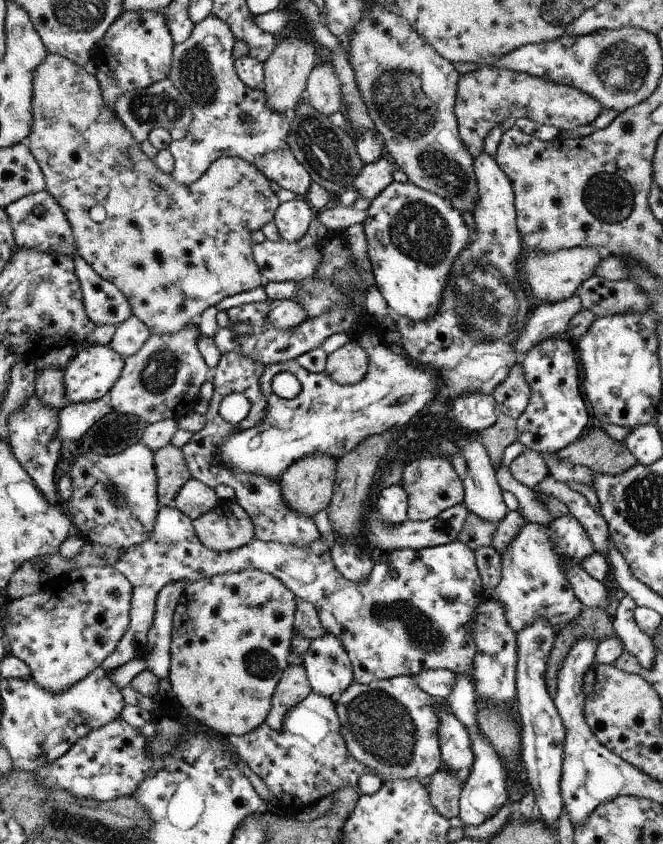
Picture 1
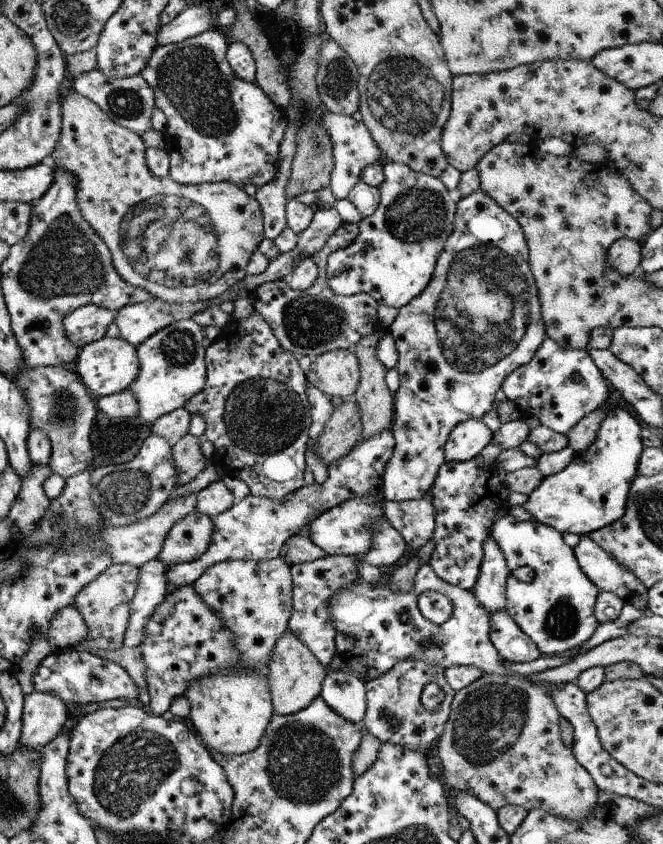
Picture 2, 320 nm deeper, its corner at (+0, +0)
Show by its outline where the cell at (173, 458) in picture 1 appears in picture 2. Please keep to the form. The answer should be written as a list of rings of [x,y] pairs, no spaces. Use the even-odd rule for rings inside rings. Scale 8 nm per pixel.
[[[188,433],[174,446],[171,446],[171,449],[172,458],[176,460],[180,485],[189,484],[203,473],[207,461],[200,450],[199,438]]]

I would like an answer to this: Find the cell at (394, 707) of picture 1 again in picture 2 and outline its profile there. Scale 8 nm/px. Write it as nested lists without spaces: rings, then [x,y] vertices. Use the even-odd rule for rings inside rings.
[[[408,658],[402,662],[396,662],[394,669],[390,670],[384,676],[369,680],[367,684],[367,713],[364,714],[364,719],[361,721],[360,726],[368,730],[375,738],[380,740],[381,744],[392,744],[392,746],[402,746],[406,750],[424,750],[426,753],[432,748],[432,744],[437,745],[440,737],[443,736],[443,731],[446,729],[448,718],[451,715],[450,702],[455,698],[456,692],[452,686],[448,684],[444,678],[444,668],[442,666],[428,666],[422,660],[416,658]],[[431,684],[438,684],[444,692],[444,700],[440,704],[438,710],[428,710],[423,704],[422,696],[423,690]]]

